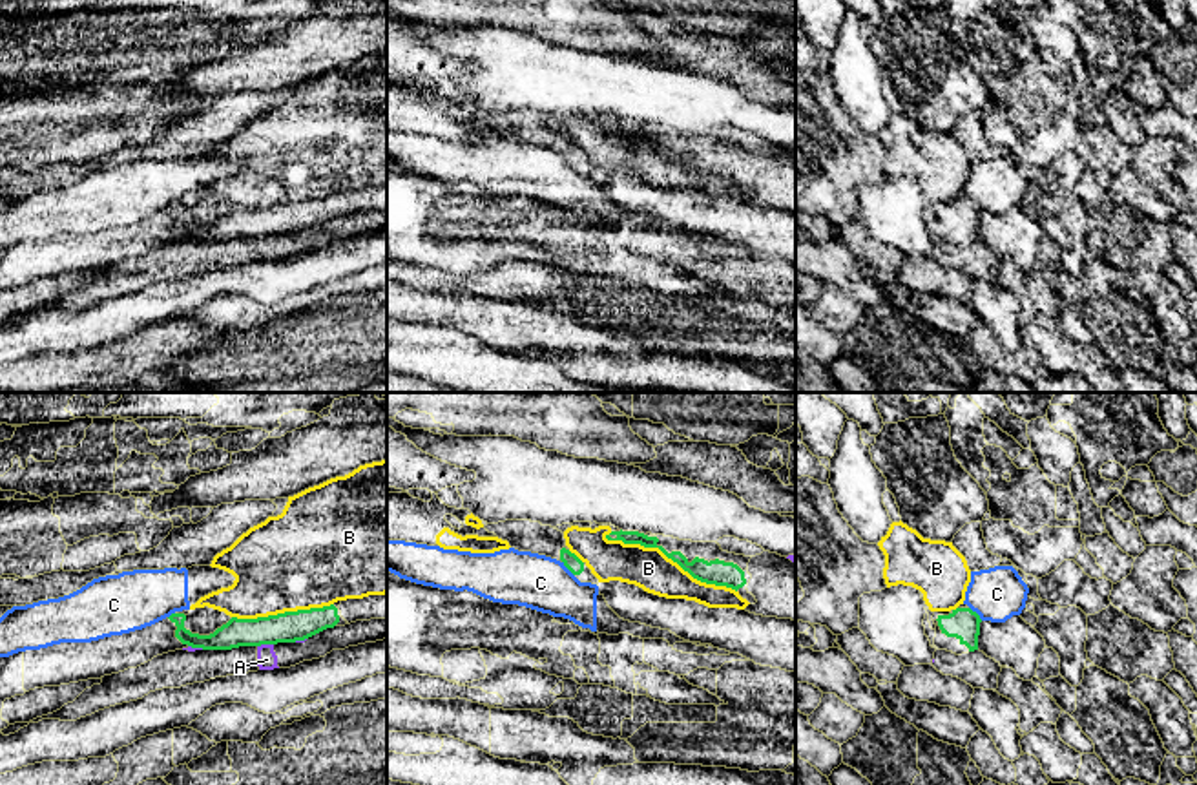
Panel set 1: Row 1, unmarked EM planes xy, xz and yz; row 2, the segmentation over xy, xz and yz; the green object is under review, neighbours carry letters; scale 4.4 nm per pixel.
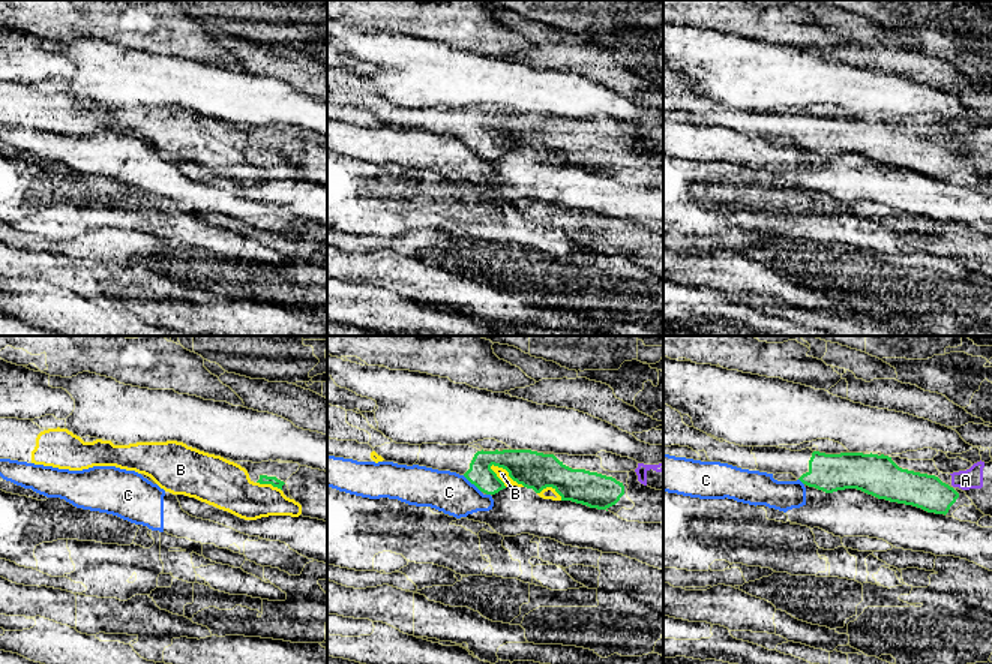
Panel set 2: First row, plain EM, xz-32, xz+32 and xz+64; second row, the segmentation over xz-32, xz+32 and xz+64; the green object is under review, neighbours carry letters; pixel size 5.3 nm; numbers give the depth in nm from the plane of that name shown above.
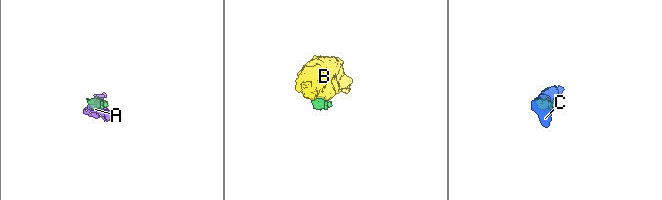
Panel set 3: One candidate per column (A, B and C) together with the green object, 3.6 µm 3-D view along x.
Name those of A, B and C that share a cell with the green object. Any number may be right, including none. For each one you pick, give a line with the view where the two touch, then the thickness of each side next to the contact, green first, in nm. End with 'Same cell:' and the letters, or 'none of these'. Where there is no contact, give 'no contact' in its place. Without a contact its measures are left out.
Same cell: none of these

